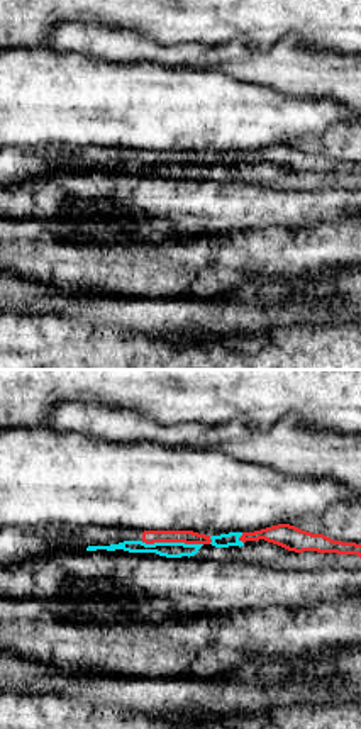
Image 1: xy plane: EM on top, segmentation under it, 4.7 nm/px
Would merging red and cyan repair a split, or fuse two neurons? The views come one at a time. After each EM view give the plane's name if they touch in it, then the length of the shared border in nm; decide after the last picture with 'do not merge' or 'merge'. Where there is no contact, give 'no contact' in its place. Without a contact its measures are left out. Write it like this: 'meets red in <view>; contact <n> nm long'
meets red in xy; contact 300 nm long

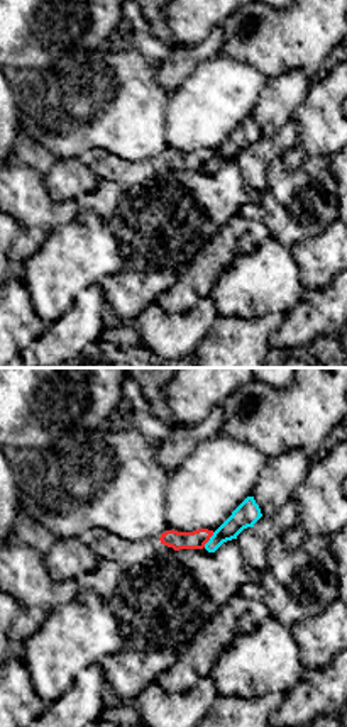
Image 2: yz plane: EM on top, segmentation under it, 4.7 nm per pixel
meets red in yz; contact 90 nm long

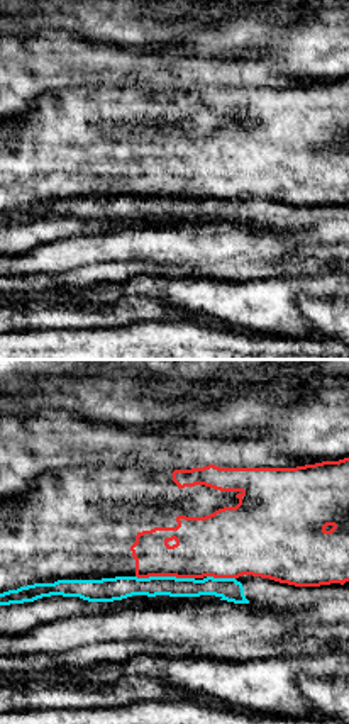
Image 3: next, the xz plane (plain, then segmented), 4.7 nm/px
meets red in xz; contact 280 nm long

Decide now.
do not merge

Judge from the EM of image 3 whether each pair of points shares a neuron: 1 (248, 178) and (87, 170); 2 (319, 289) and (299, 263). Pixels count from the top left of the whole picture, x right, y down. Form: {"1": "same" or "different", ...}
{"1": "same", "2": "different"}

